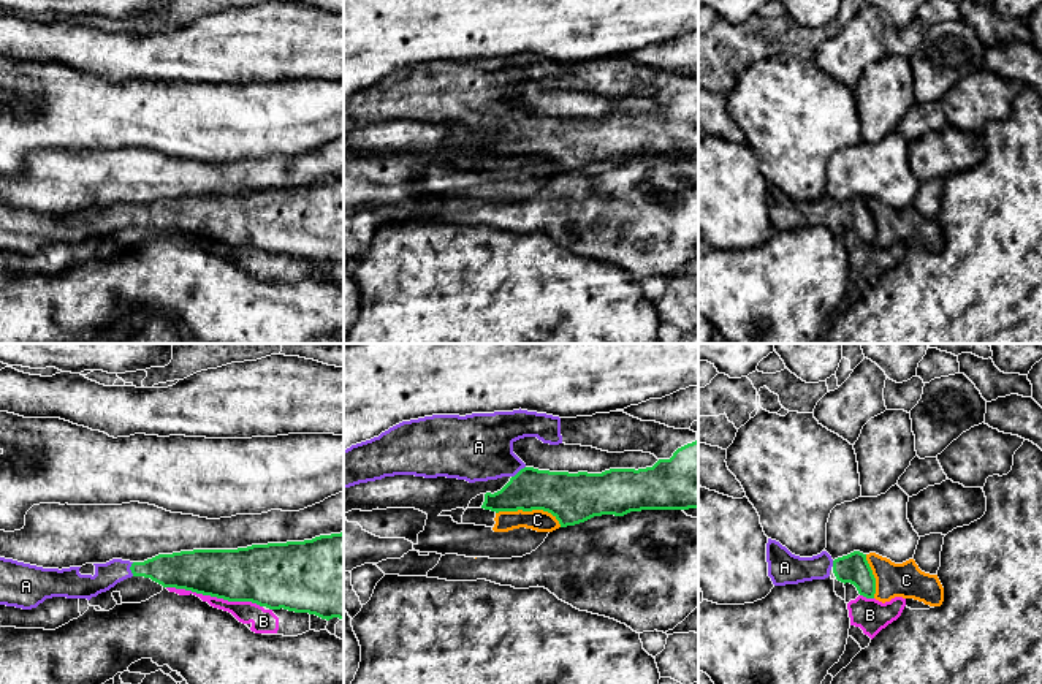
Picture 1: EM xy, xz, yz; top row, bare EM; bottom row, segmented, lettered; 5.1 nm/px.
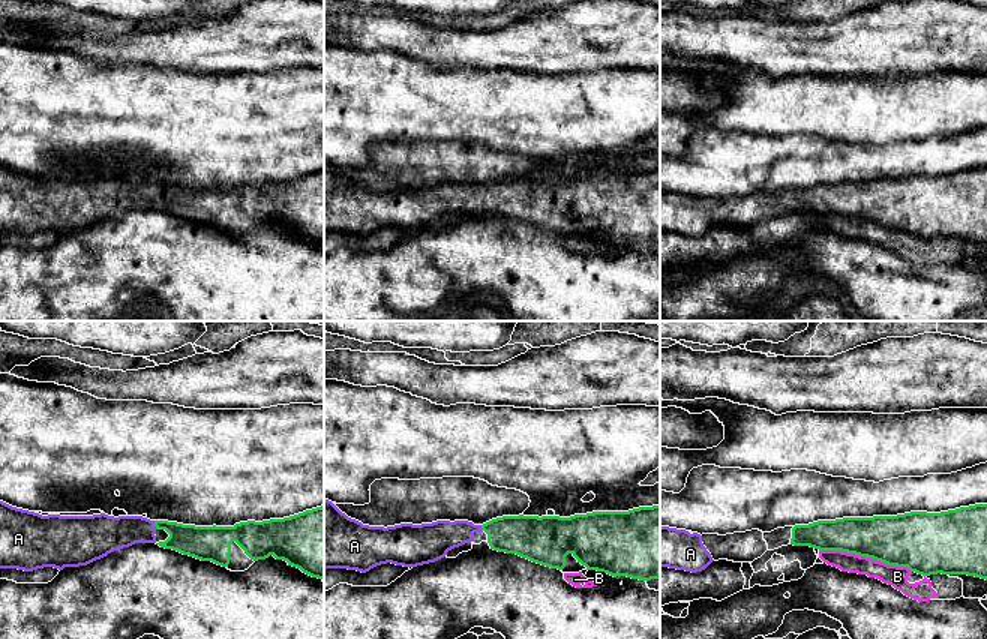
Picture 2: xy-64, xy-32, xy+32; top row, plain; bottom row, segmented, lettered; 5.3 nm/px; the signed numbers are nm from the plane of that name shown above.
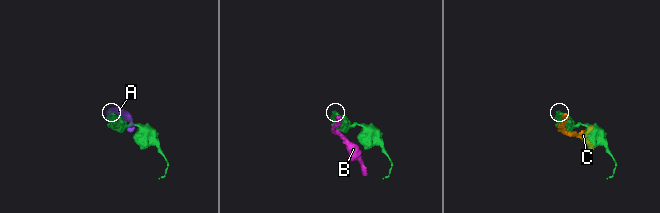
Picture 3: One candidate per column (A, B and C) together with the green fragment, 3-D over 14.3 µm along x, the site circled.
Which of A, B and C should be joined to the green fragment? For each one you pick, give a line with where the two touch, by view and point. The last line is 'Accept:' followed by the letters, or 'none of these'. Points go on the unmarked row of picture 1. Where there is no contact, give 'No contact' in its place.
A: Touches green at xy (130, 214)
Accept: A

